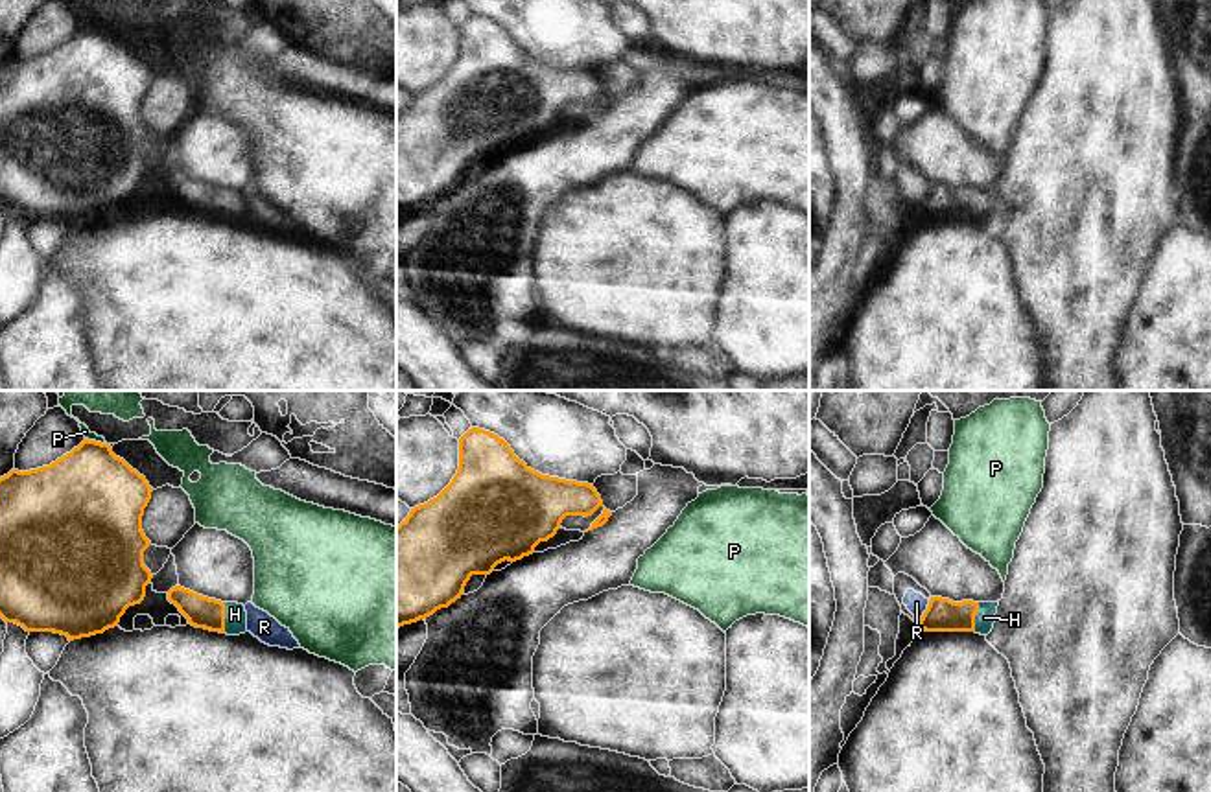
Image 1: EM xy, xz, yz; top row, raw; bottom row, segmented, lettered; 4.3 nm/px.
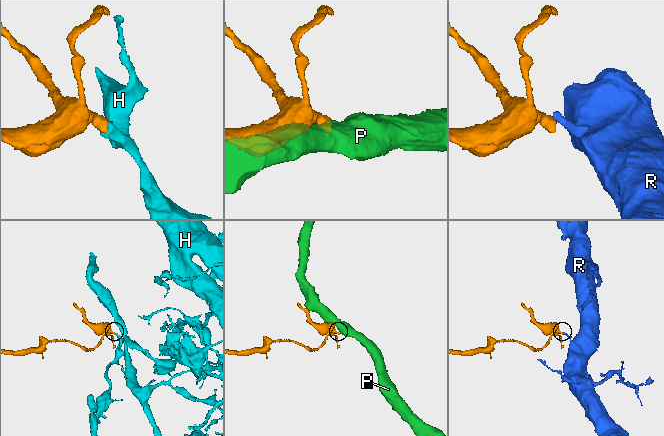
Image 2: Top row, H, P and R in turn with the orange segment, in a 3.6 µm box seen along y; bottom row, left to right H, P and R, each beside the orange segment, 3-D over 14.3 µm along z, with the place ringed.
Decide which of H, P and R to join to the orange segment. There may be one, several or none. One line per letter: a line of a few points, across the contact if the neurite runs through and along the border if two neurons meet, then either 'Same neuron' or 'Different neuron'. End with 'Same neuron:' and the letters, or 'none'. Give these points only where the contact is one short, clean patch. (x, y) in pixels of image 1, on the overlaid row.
H: Line: xy (201, 612), (223, 617), (235, 614). Same neuron
P: Different neuron
R: Line: yz (928, 606), (917, 623). Different neuron
Same neuron: H.

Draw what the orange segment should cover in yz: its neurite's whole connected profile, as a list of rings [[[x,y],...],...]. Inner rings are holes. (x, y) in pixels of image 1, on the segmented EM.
[[[931,597],[927,610],[920,619],[925,632],[975,632],[988,635],[995,623],[997,602],[953,602],[942,597]]]

